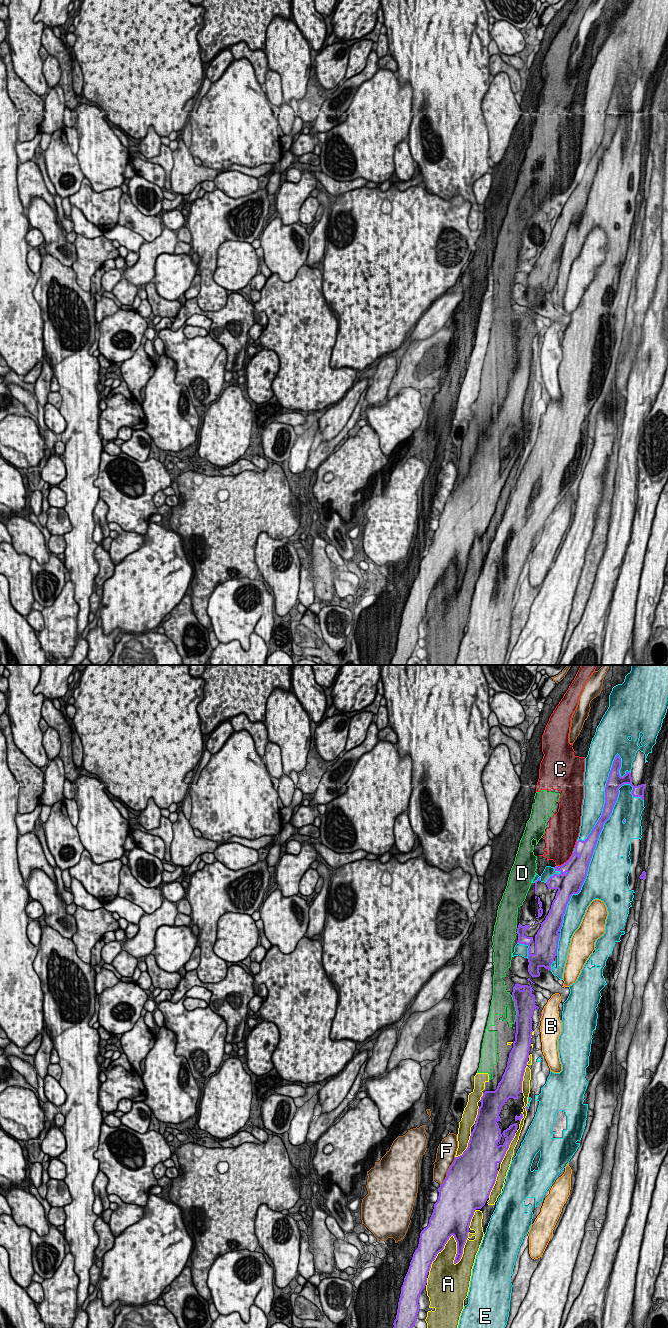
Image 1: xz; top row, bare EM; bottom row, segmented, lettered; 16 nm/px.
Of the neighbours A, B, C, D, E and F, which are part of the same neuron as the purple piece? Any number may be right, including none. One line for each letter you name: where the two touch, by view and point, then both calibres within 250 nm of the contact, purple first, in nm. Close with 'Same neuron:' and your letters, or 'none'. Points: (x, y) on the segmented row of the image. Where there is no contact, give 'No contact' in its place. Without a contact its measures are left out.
Same neuron: none

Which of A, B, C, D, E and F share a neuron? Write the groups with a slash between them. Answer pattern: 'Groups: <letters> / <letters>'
Groups: A C D / B / E / F

